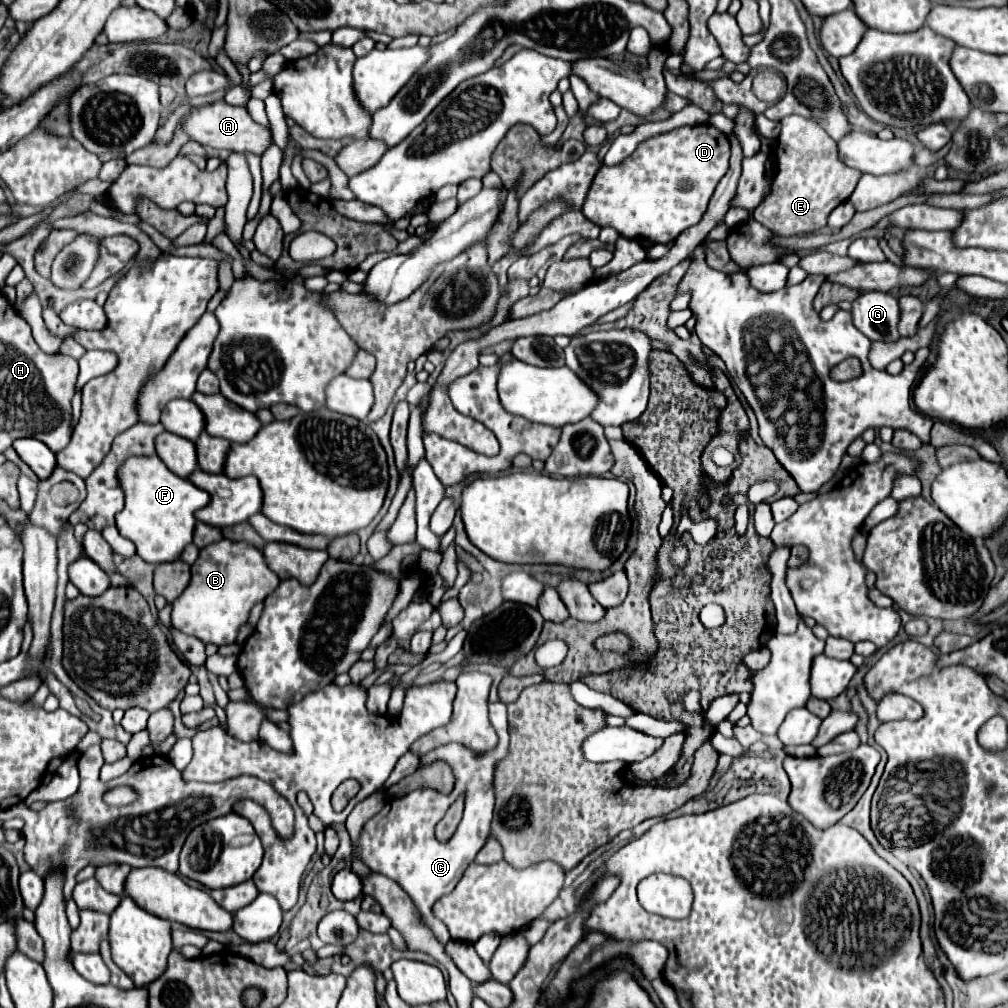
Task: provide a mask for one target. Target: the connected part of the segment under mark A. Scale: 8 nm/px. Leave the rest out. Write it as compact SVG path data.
M220 100L216 104L192 108L188 112L188 116L186 116L184 130L186 130L186 134L192 140L196 140L200 144L206 144L206 146L212 146L212 148L230 150L230 152L250 152L250 154L262 156L274 144L272 130L268 126L262 126L262 124L254 122L246 108L230 106L224 100Z

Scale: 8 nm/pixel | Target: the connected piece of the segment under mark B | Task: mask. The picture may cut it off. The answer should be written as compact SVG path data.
M218 540L214 544L208 544L200 550L200 556L196 564L192 564L192 578L182 596L174 600L172 604L172 626L188 636L194 636L202 640L204 644L232 644L236 640L238 628L248 622L248 614L252 606L260 600L264 600L274 588L280 584L280 578L266 566L262 550L252 546L250 542L232 542L232 540Z

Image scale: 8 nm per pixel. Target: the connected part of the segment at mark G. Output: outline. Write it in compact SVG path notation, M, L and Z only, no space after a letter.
M862 292L862 296L852 302L852 318L856 328L860 328L870 340L900 340L900 304L898 298L886 292Z

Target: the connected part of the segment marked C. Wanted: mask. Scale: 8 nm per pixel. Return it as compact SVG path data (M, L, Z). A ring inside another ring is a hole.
M502 702L489 704L489 720L494 730L500 736L498 748L494 752L488 752L482 756L482 760L476 760L474 752L466 752L461 745L450 743L450 746L435 748L422 756L420 768L428 766L432 762L446 762L454 774L454 788L450 794L440 794L432 788L418 788L406 794L404 798L392 798L386 802L386 806L364 824L362 836L358 846L354 848L360 860L372 870L380 872L394 882L398 882L404 892L414 900L416 908L422 912L426 924L434 930L436 938L446 944L450 942L450 934L444 922L440 922L432 914L432 904L454 890L454 886L460 882L464 870L474 862L478 850L486 844L490 836L490 822L494 812L494 768L500 760L508 754L508 722L506 722L506 706ZM466 792L466 804L464 804L464 816L458 824L458 830L454 832L454 838L450 838L446 844L438 842L434 836L434 826L442 820L450 804Z

